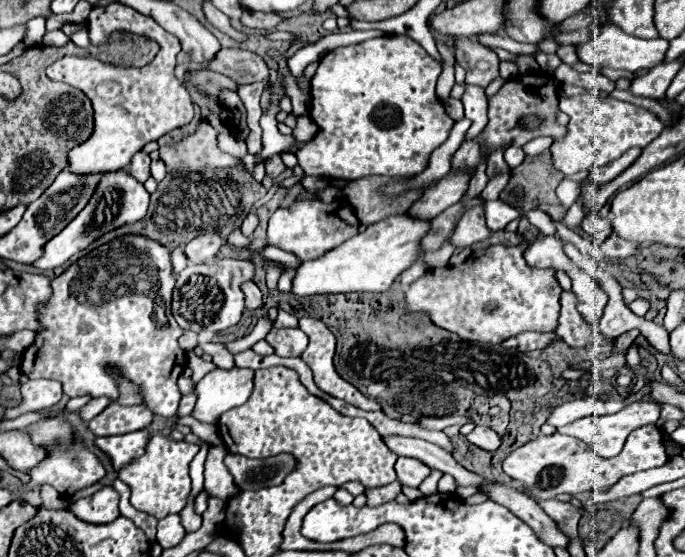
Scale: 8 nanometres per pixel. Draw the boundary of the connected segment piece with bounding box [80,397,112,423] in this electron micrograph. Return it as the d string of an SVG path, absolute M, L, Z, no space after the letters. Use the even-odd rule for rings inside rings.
M98 397L98 399L92 399L82 411L80 411L80 417L88 423L92 417L96 417L96 415L100 415L108 405L110 405L112 401L108 399L108 397Z

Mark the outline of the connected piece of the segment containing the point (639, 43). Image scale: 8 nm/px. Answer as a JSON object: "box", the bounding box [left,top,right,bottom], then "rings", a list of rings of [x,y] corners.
{"box":[576,23,668,71],"rings":[[[606,23],[600,27],[600,35],[594,35],[594,39],[576,45],[576,55],[582,63],[588,63],[590,67],[612,67],[612,69],[624,69],[624,71],[638,71],[642,67],[654,67],[658,63],[662,63],[664,53],[668,49],[668,41],[664,39],[638,39],[632,35],[626,35],[624,31],[620,31],[620,27],[616,27],[614,23]]]}

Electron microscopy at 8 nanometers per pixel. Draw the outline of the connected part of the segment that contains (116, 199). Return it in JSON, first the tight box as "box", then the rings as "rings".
{"box":[34,169,150,271],"rings":[[[118,169],[114,173],[104,175],[92,195],[92,199],[88,201],[88,205],[78,213],[78,217],[66,229],[62,229],[56,237],[52,237],[46,243],[42,259],[38,259],[34,265],[40,271],[50,271],[50,269],[66,263],[74,253],[86,249],[100,235],[116,229],[124,223],[134,223],[134,221],[142,219],[146,215],[148,201],[150,201],[150,193],[146,191],[146,187],[140,181],[136,181],[126,169]]]}

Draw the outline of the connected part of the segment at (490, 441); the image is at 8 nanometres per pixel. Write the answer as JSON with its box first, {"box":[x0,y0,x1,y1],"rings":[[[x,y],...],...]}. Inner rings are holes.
{"box":[466,427,502,451],"rings":[[[476,427],[466,439],[470,443],[474,443],[476,447],[486,449],[486,451],[496,451],[500,447],[500,443],[502,443],[500,435],[494,429],[490,429],[490,427]]]}

